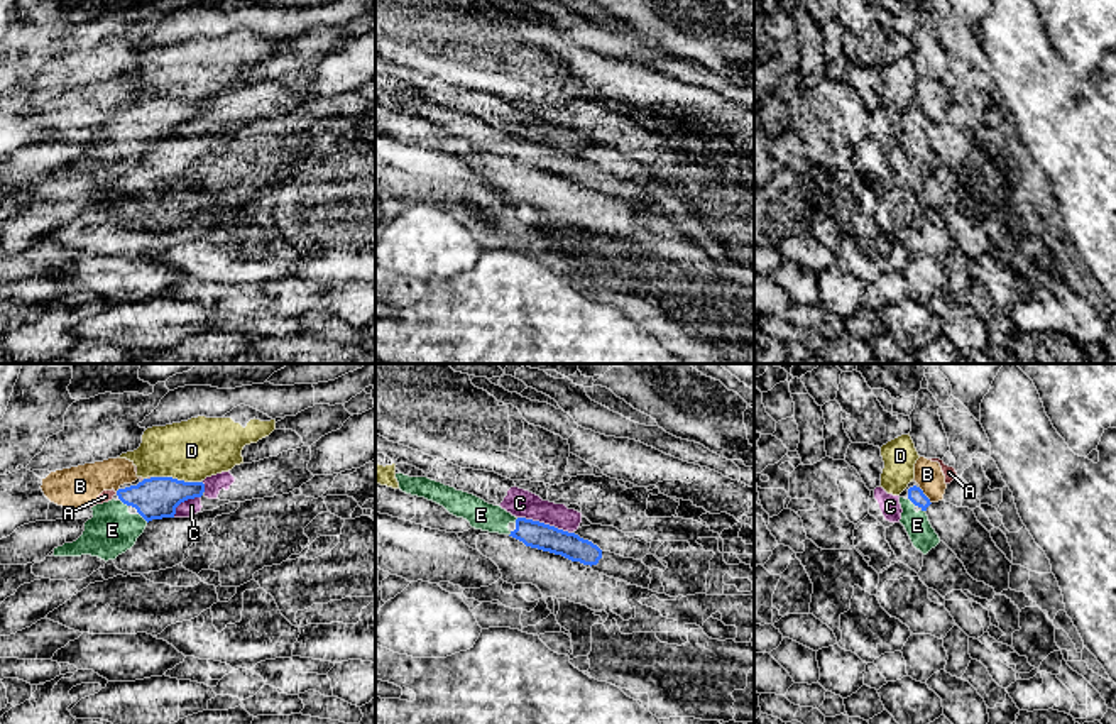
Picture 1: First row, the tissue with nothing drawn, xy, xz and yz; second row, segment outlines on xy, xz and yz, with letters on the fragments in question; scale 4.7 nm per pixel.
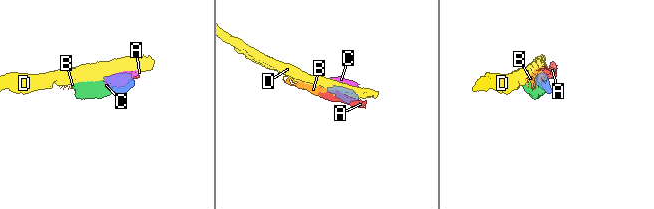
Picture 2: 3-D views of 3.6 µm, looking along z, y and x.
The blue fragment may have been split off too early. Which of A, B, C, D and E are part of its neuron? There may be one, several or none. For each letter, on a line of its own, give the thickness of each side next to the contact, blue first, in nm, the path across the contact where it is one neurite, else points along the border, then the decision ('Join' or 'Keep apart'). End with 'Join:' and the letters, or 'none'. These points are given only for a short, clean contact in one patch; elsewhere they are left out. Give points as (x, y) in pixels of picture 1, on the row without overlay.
A: Thickness 200 nm (blue) against 20 nm. Boundary: xy (151, 98), (147, 100). Keep apart
B: Thickness 80 nm (blue) against 140 nm. Boundary: yz (919, 109), (930, 124). Keep apart
C: Thickness 130 nm (blue) against 140 nm. Boundary: xz (518, 137), (538, 141), (572, 154). Keep apart
D: Thickness 200 nm (blue) against 300 nm. Boundary: xy (151, 97), (171, 97), (200, 104). Keep apart
E: Thickness 200 nm (blue) against 240 nm. Path across: xy (156, 119), (144, 139), (131, 148), (112, 151). Join
Join: E

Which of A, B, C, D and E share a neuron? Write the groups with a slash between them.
A B / C / D / E

